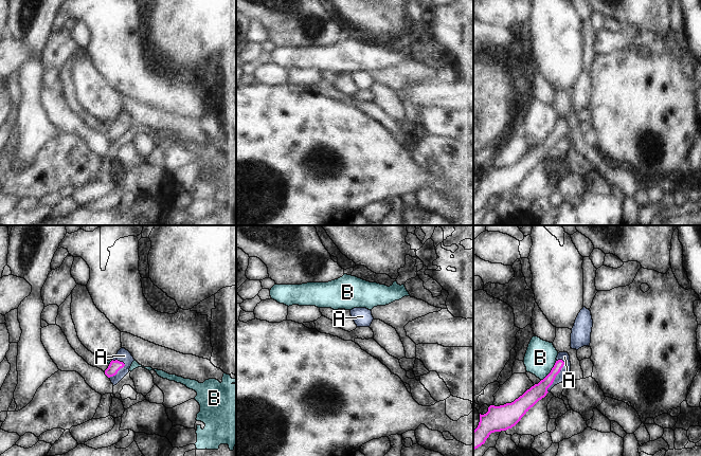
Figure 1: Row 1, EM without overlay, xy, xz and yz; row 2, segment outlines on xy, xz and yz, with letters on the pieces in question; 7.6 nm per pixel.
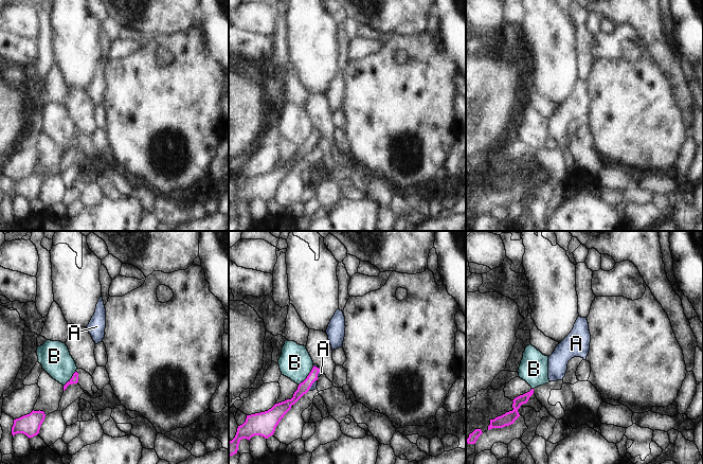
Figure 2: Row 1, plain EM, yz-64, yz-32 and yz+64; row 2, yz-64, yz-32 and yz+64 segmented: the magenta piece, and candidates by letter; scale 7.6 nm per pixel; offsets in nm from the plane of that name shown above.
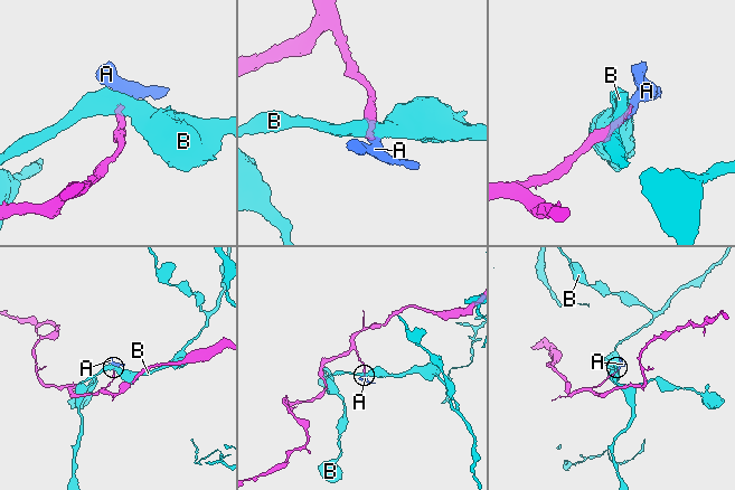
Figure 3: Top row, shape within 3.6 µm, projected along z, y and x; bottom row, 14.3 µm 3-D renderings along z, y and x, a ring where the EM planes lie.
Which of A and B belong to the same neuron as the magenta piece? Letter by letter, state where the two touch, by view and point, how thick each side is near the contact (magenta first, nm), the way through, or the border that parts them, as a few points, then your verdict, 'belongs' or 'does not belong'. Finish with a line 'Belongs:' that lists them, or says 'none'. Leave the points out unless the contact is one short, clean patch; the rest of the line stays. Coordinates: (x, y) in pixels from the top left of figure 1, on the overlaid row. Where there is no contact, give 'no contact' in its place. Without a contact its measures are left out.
A: meets magenta in yz at (556, 375); 120 nm thick on the magenta side, 70 nm on the other; runs through yz (536, 393), (556, 375), (562, 367), (564, 357); belongs
B: meets magenta in yz at (551, 370); 120 nm thick on the magenta side, 240 nm on the other; does not belong
Belongs: A

